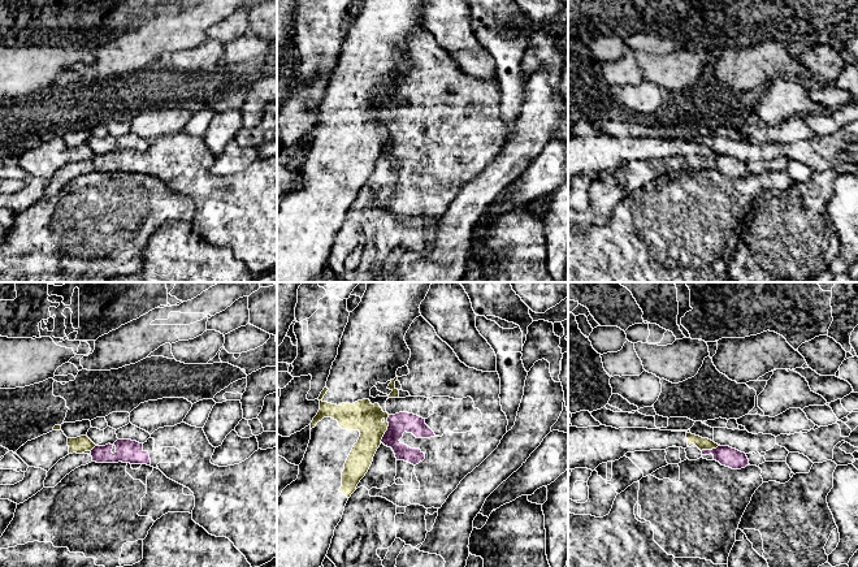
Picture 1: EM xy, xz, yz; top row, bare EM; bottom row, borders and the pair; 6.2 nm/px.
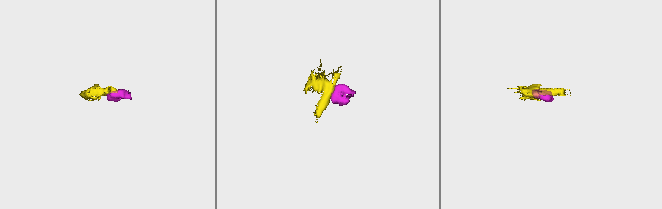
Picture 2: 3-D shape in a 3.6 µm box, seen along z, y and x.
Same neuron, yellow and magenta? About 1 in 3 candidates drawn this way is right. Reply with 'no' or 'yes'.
no

